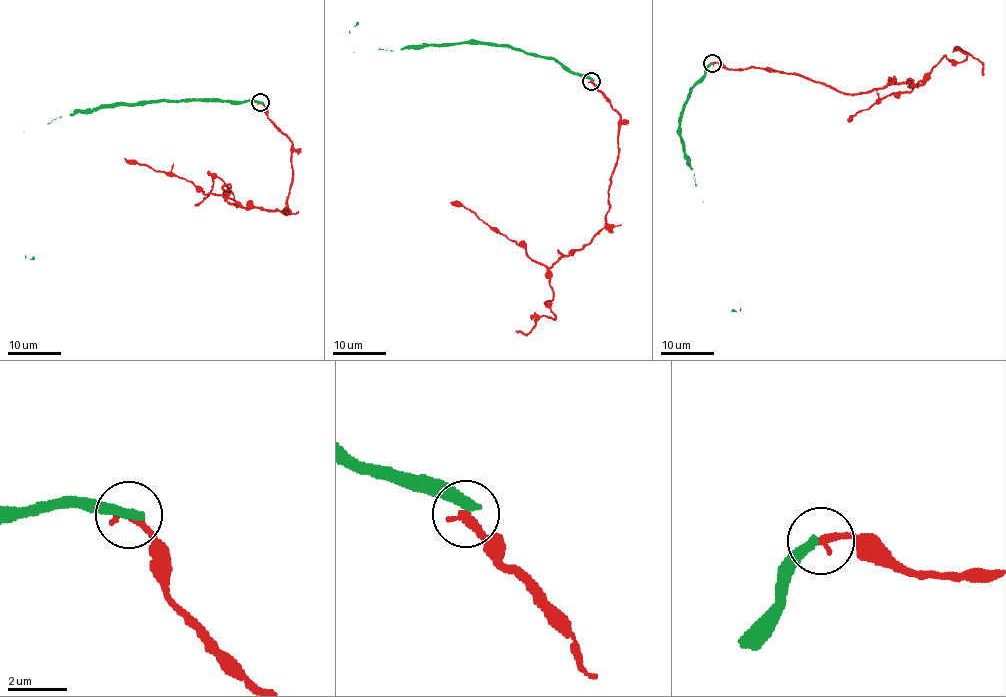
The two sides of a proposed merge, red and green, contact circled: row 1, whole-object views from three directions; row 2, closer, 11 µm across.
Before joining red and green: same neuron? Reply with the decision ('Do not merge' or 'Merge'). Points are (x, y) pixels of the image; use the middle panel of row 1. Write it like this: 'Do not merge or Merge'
Do not merge

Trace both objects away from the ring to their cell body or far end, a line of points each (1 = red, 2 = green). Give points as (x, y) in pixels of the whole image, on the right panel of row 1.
1: (712, 64), (870, 93), (915, 87), (944, 56), (962, 62), (957, 48), (978, 59), (982, 75)
2: (712, 64), (703, 78), (691, 88), (680, 123), (684, 151), (693, 168), (731, 309), (735, 312)

